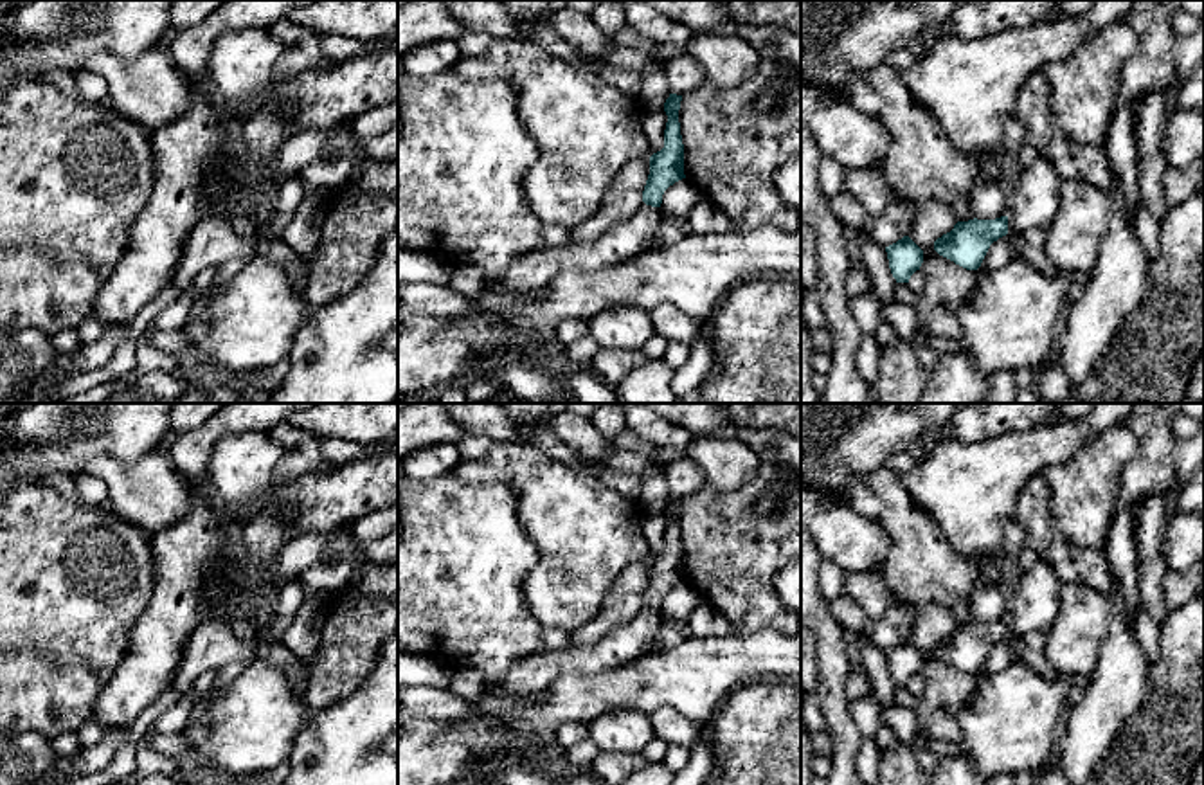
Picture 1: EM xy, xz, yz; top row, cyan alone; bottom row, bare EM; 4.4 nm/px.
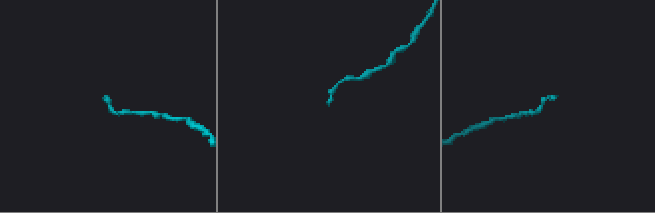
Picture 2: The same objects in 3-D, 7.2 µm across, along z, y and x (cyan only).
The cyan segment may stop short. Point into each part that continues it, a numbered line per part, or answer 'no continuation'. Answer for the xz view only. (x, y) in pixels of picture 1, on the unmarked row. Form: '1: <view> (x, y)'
1: xz (625, 643)

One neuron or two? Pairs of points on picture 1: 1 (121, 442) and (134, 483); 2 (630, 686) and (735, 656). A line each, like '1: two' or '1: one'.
1: two
2: one

